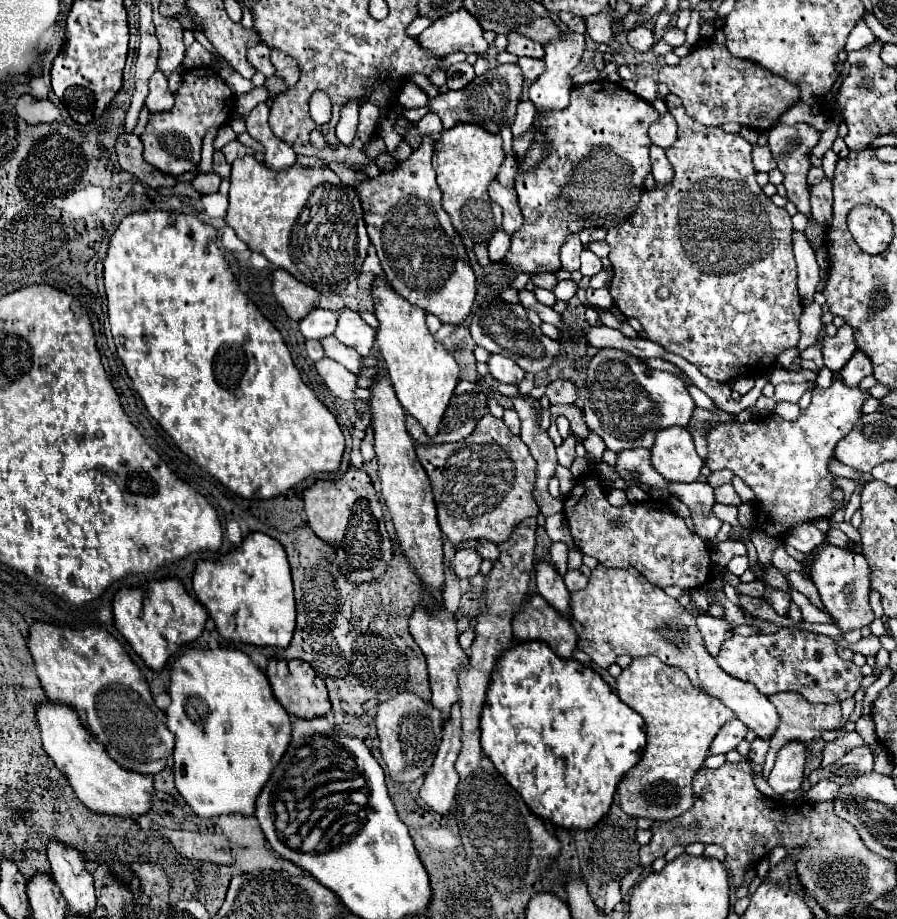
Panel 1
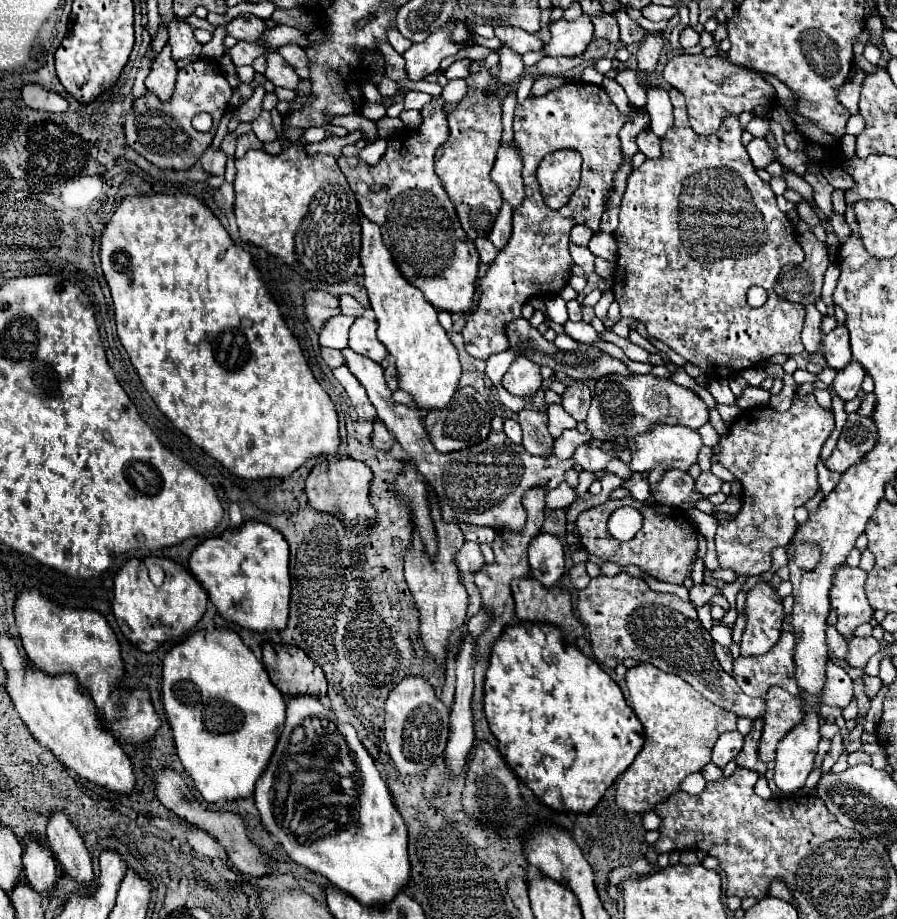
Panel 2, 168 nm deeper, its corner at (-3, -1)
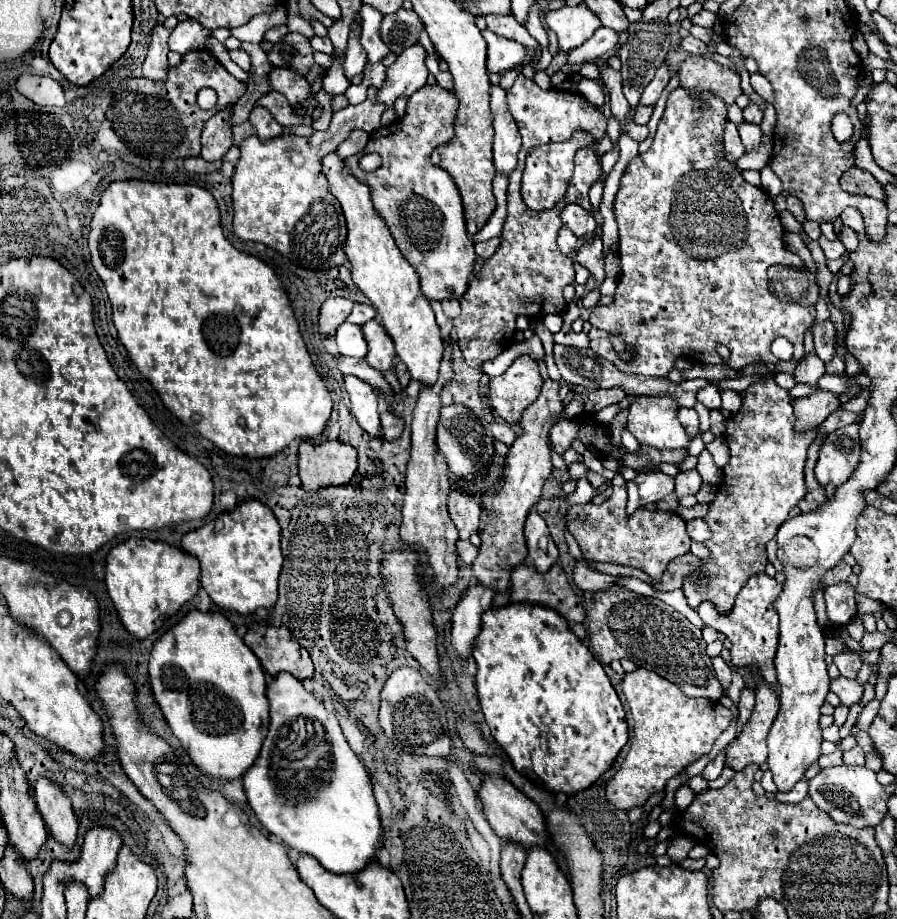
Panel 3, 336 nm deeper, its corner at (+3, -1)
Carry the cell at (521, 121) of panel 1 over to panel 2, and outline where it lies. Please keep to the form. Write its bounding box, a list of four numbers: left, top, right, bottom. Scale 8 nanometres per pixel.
[530,77,568,97]

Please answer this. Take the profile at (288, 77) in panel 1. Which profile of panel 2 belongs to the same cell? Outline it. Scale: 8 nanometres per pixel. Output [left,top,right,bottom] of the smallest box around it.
[278,45,308,79]

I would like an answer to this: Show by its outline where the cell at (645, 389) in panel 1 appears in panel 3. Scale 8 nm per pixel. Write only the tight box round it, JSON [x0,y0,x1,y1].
[678,407,698,439]

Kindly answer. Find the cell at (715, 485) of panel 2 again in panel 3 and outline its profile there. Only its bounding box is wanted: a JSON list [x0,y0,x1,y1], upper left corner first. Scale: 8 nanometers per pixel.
[676,469,702,497]

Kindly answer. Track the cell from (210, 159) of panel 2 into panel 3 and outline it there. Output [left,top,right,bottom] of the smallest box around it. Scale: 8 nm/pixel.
[202,109,232,161]

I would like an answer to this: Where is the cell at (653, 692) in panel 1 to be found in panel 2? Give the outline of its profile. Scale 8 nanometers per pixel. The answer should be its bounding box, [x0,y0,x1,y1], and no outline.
[616,663,738,813]

